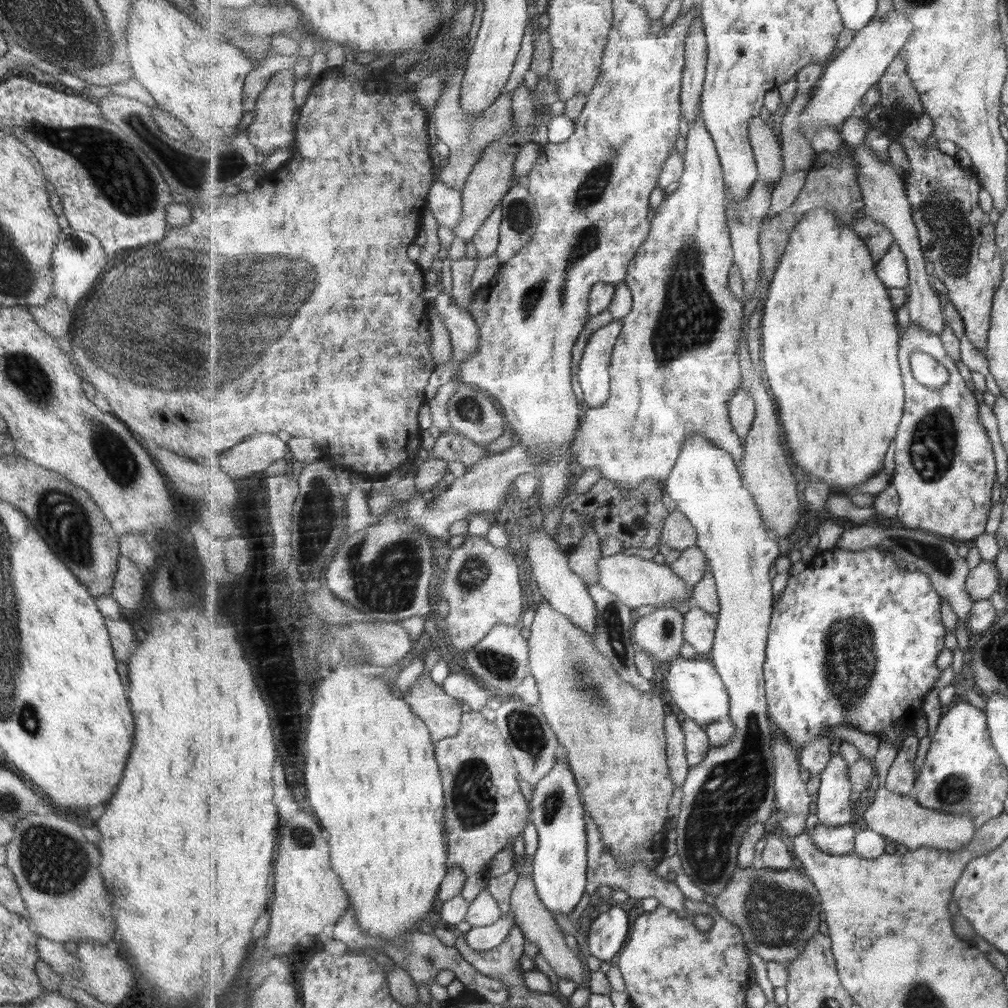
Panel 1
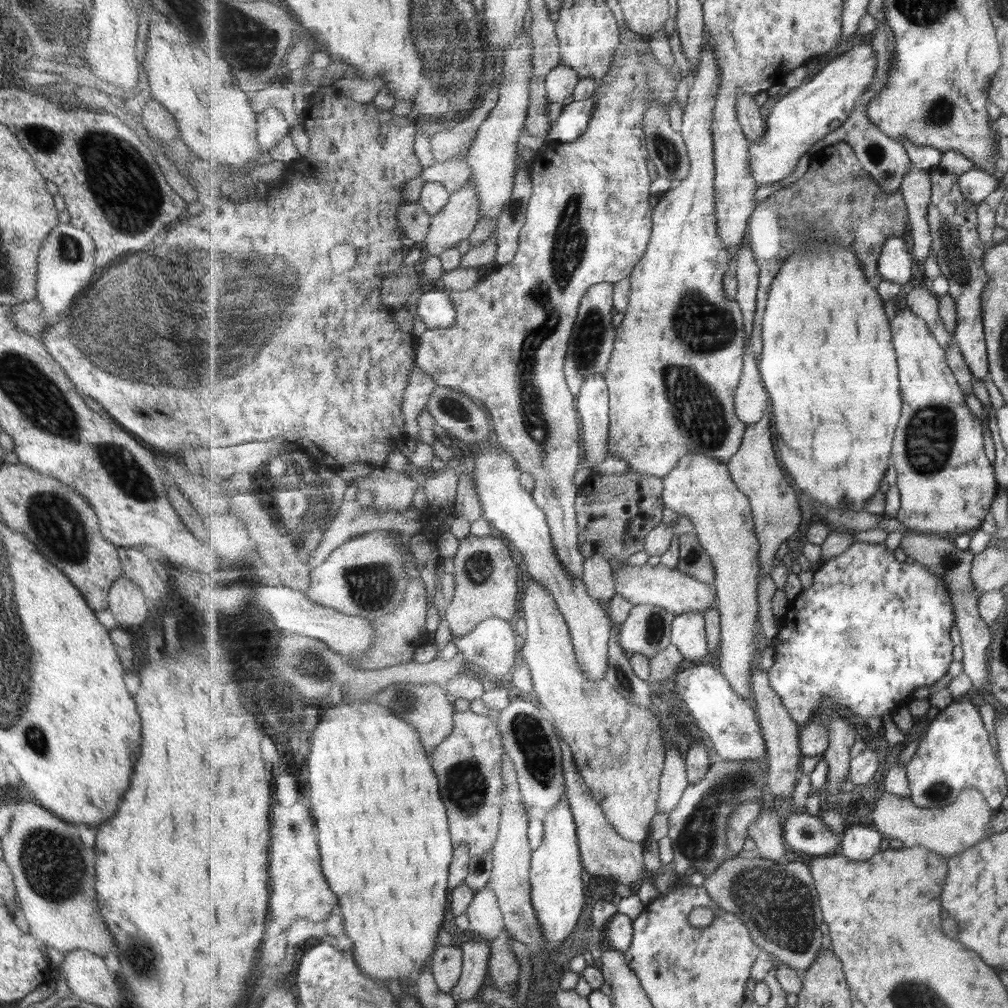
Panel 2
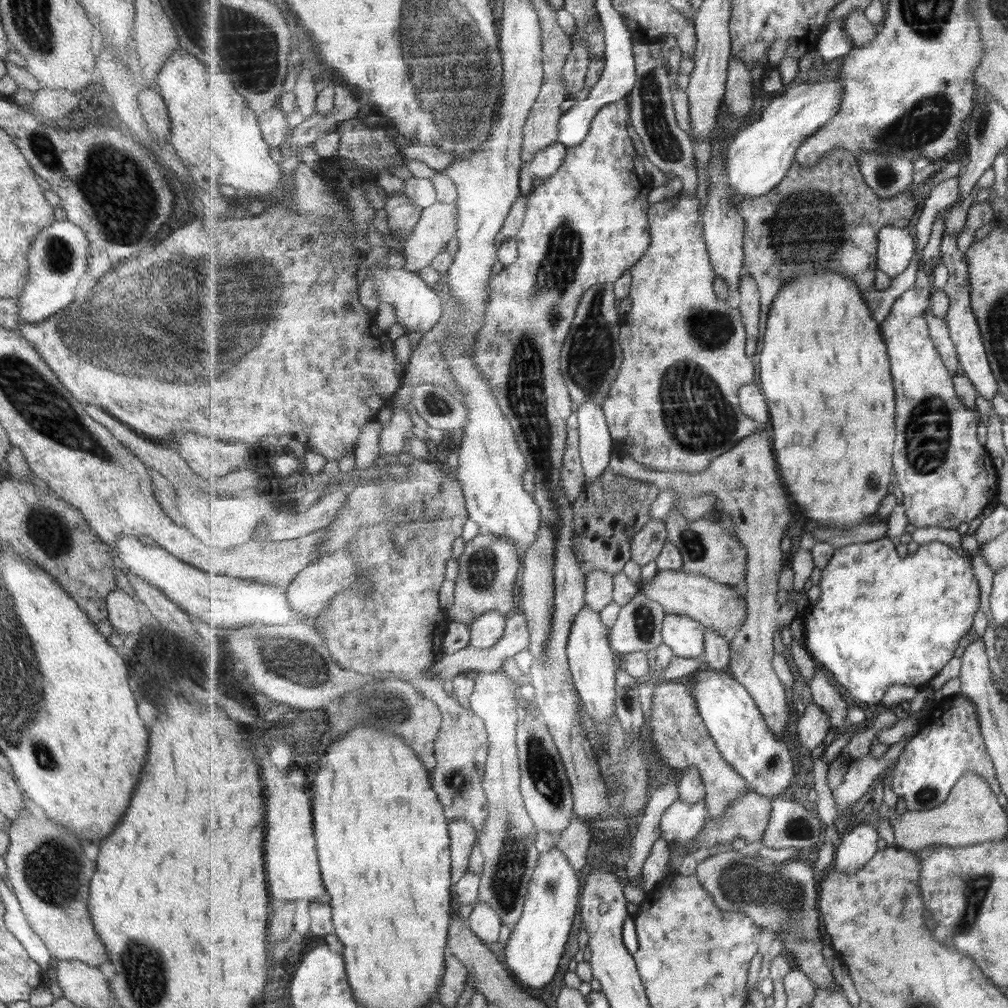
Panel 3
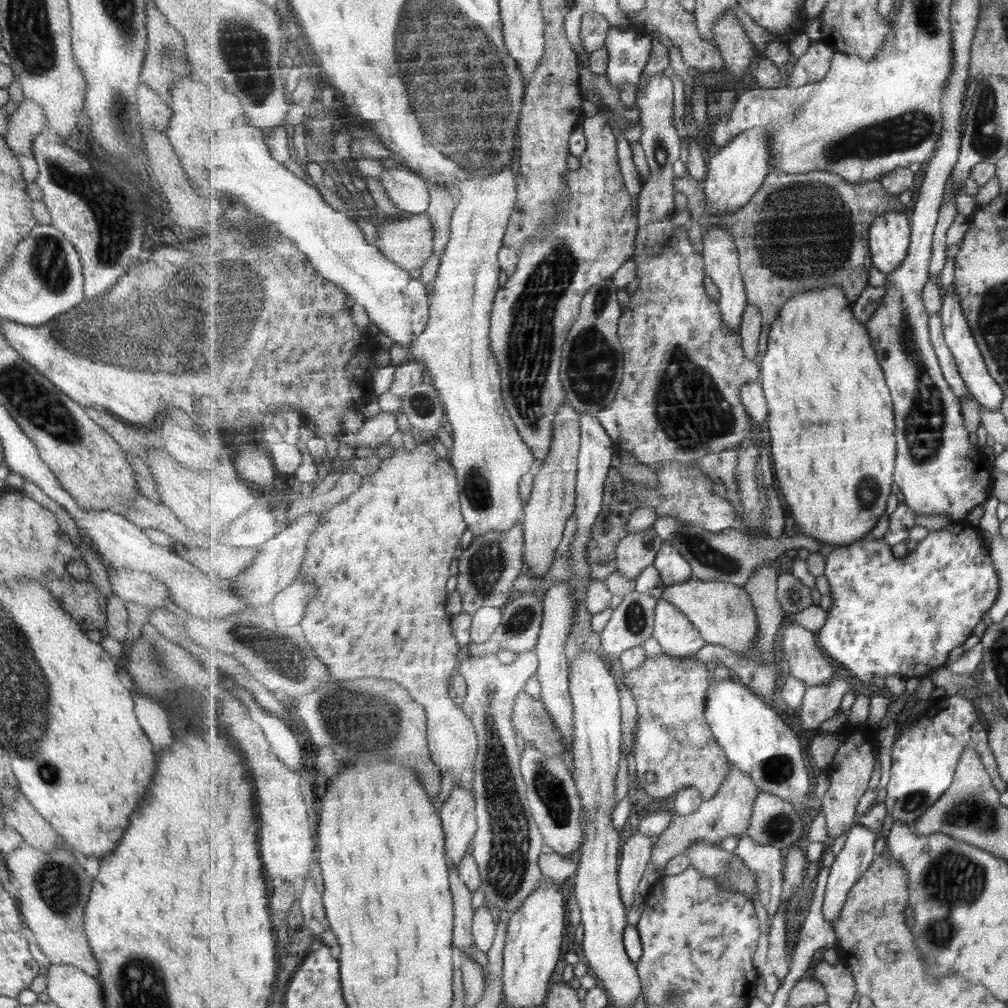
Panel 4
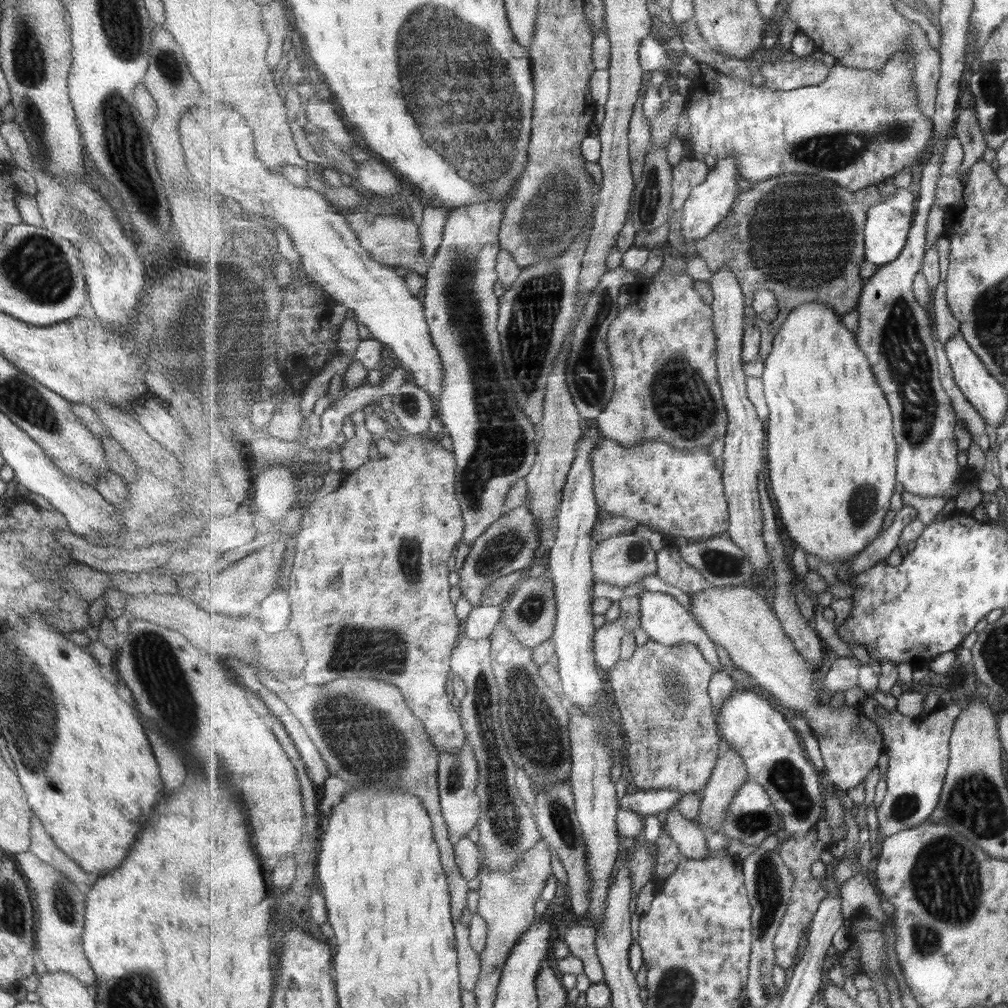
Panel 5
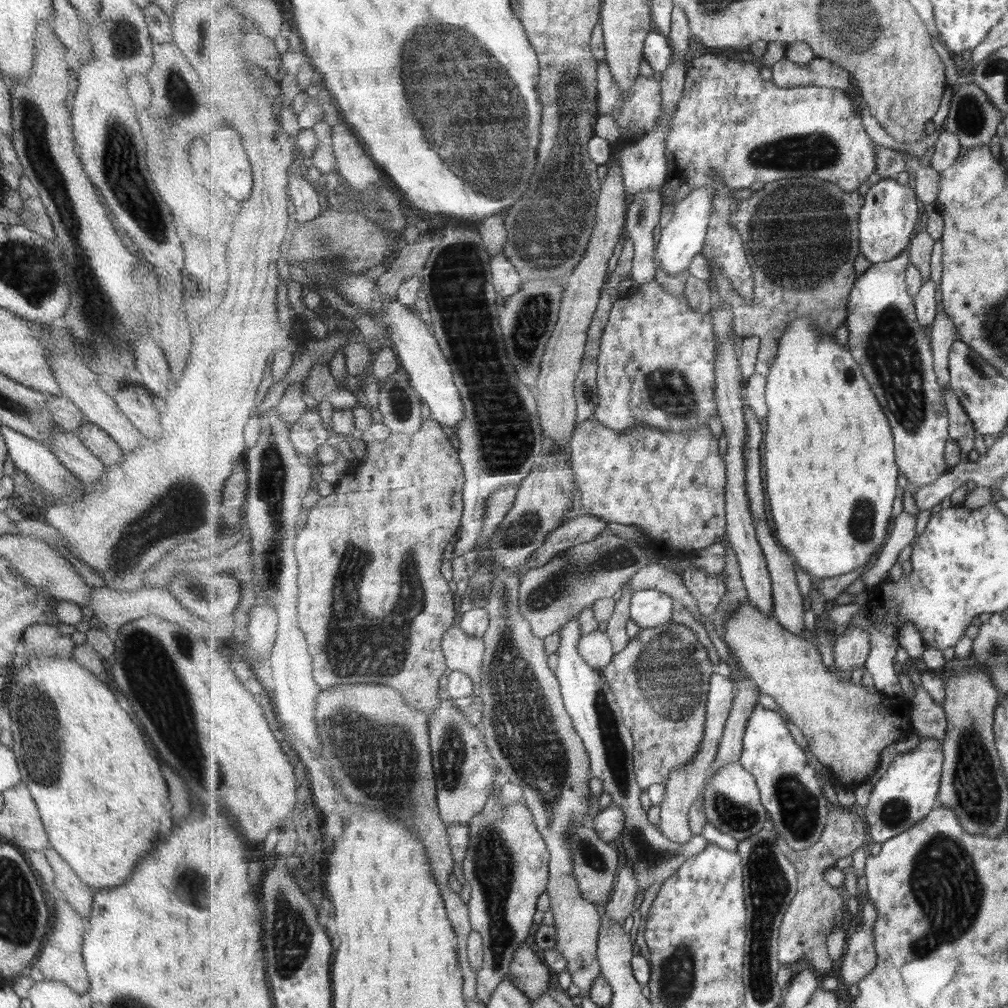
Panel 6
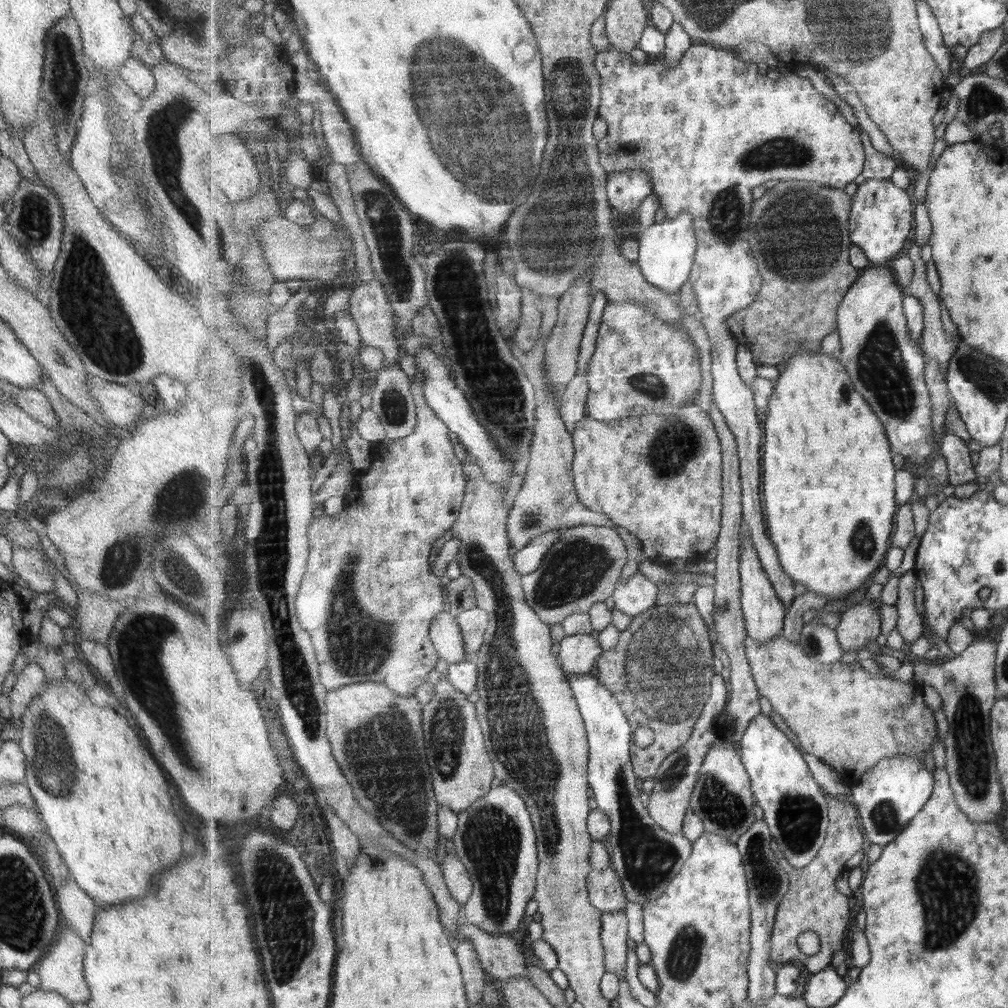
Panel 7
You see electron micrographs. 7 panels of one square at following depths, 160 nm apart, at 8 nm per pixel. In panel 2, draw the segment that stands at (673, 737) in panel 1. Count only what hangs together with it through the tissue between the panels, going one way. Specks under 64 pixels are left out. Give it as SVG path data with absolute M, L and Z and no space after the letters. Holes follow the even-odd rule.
M677 746L667 750L664 774L660 781L659 813L669 814L684 796L689 787L686 759L683 760Z

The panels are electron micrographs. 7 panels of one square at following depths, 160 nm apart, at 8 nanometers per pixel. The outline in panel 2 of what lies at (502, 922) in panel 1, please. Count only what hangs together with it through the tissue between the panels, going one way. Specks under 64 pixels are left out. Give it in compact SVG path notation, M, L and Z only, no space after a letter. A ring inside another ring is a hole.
M468 941L462 944L464 965L459 982L450 992L457 1004L477 999L482 986L489 979L488 968L490 961L490 947L483 942Z

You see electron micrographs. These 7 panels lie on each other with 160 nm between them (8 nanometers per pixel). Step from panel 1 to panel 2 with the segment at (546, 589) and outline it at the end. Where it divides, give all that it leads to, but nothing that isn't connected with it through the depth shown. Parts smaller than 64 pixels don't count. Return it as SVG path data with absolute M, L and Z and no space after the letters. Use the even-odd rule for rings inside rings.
M496 442L496 445L492 447L489 444L484 450L477 451L477 459L474 461L475 488L480 498L482 516L491 523L498 535L506 538L511 546L515 546L524 555L525 576L540 580L552 593L561 614L568 621L581 672L593 682L601 682L607 678L609 668L612 631L609 615L602 603L588 593L584 581L570 575L558 559L544 509L539 508L532 491L521 486L521 470L516 457L501 443Z

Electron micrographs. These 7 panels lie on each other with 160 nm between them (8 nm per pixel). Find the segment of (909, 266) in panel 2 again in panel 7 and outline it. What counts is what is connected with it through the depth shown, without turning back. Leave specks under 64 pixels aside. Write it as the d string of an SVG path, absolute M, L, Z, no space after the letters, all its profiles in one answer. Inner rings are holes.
M870 179L858 186L852 196L849 236L853 245L865 251L871 265L889 264L901 254L905 240L914 230L913 204L907 190L895 186L891 180Z

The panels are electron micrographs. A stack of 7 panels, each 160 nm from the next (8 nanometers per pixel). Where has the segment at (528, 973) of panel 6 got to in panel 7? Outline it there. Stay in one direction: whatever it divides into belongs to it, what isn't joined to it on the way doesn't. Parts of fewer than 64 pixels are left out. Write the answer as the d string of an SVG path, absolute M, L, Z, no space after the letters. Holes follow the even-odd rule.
M465 922L457 925L457 935L463 939L467 937L470 943L473 943L480 956L483 968L495 982L503 983L512 976L528 976L527 956L523 954L523 950L511 936L494 936L493 933L487 933L477 925L467 925Z

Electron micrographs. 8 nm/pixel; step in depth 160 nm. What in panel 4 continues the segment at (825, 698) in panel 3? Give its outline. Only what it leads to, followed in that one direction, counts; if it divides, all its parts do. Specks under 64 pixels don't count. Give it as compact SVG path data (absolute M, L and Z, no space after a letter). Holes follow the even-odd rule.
M786 612L786 618L784 619L785 631L784 641L781 653L786 661L788 674L799 678L799 680L805 682L807 687L821 687L831 683L835 679L835 672L837 668L831 664L831 660L827 660L828 656L823 654L823 649L820 648L817 632L813 632L808 628L803 628L799 624L789 621L789 615L793 613Z

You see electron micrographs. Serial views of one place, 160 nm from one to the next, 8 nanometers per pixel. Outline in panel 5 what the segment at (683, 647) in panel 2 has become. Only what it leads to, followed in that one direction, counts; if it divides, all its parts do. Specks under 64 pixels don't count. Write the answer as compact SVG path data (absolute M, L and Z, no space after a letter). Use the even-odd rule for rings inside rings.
M645 591L640 597L642 598L642 627L649 633L651 639L663 645L695 644L709 664L713 668L721 670L721 660L717 656L715 643L709 638L708 632L697 622L692 612L681 604L681 601L667 592Z

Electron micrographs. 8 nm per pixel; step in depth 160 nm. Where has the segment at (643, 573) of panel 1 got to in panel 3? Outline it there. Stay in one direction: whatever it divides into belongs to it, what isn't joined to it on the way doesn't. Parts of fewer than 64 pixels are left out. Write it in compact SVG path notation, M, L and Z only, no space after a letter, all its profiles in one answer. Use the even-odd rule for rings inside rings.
M659 569L653 580L639 582L638 587L645 596L662 604L666 614L693 617L701 621L706 628L713 629L723 636L727 636L731 628L736 628L739 632L748 618L748 601L741 598L734 587L700 574L688 573L685 570Z

